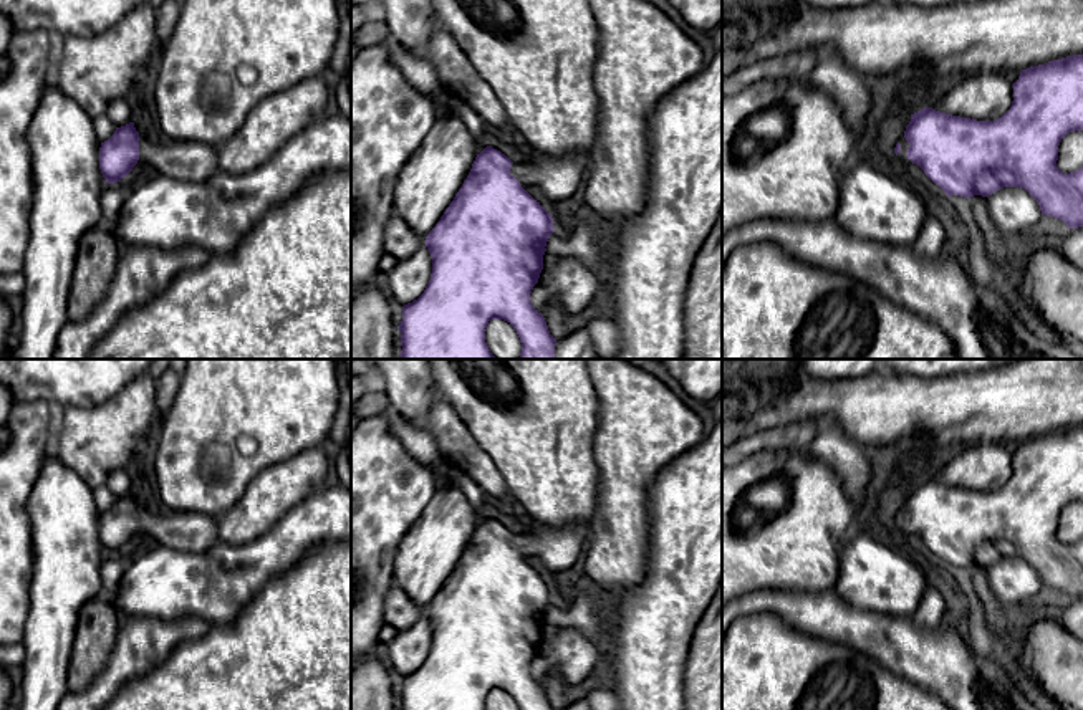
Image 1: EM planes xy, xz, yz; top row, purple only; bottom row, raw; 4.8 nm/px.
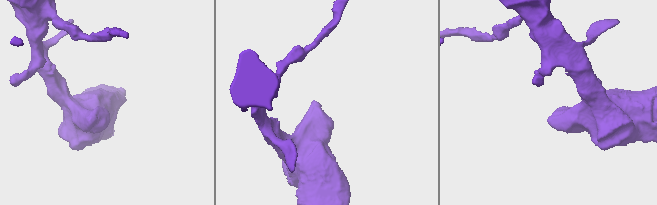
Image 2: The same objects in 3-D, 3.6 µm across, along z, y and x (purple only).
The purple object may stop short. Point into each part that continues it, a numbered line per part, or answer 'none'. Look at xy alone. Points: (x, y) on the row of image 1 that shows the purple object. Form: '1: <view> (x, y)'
1: xy (192, 161)

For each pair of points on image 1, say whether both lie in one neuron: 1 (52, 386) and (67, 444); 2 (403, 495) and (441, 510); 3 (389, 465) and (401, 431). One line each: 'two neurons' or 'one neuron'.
1: two neurons
2: two neurons
3: two neurons

